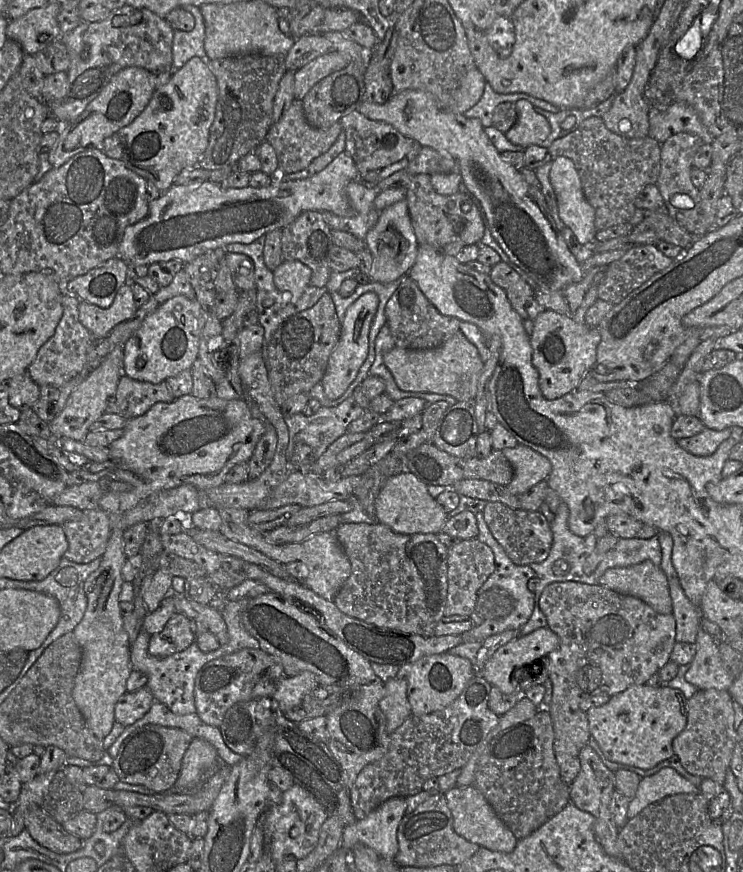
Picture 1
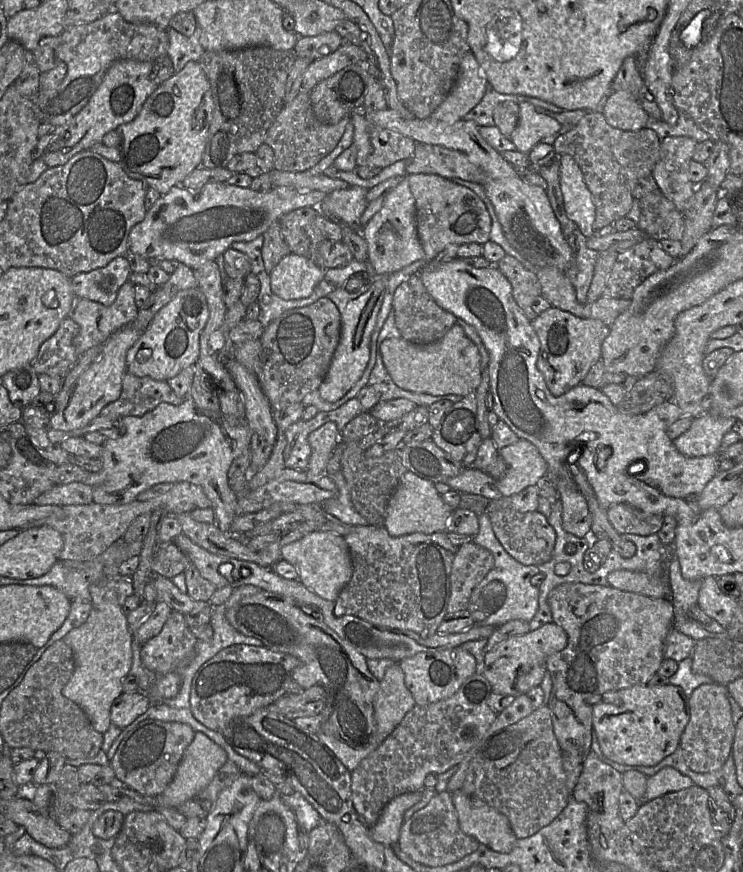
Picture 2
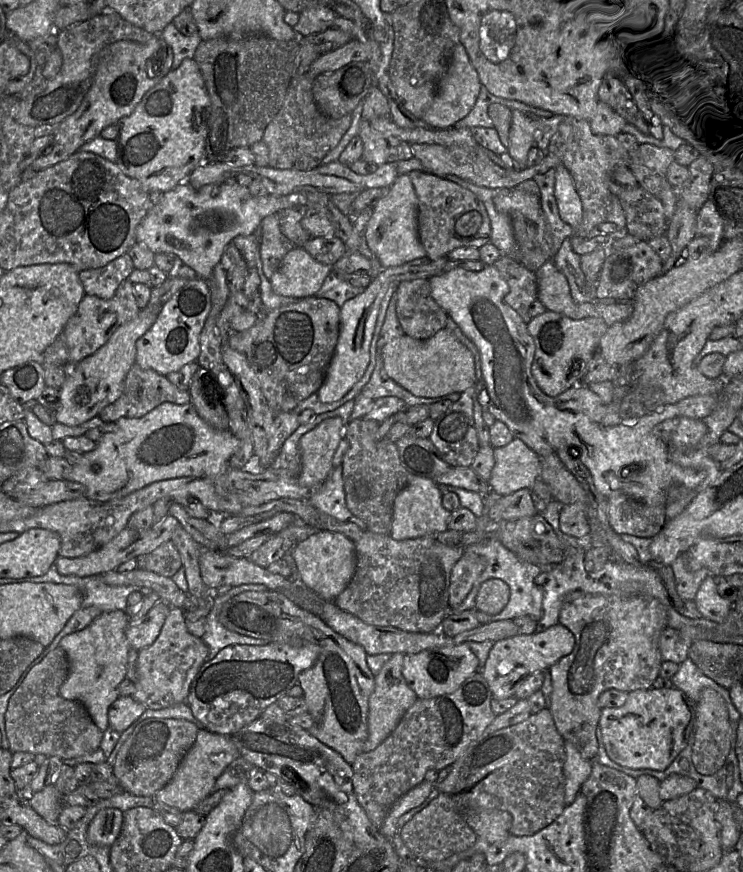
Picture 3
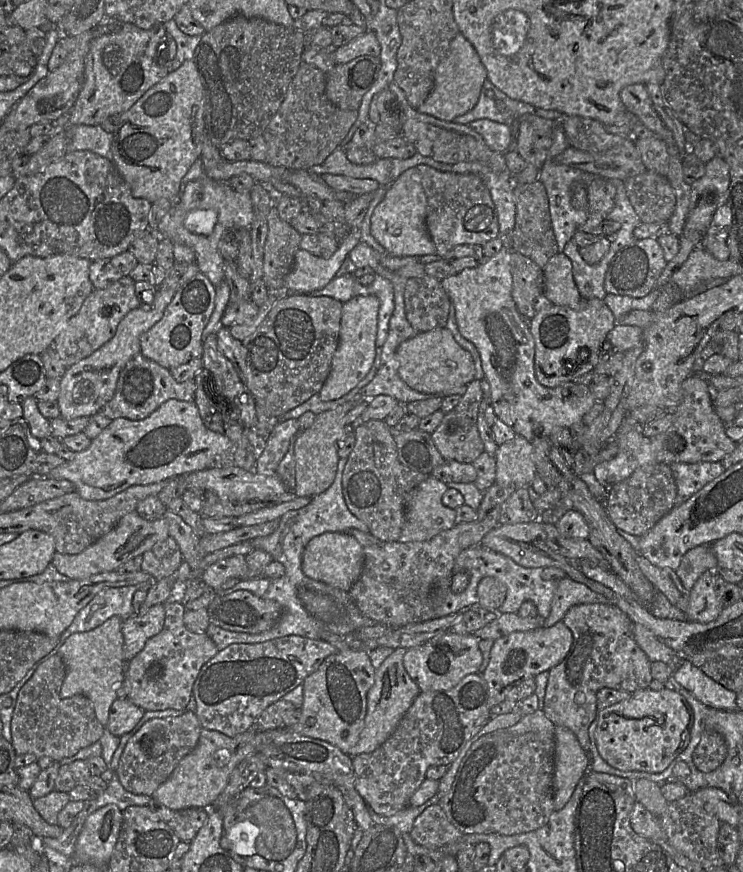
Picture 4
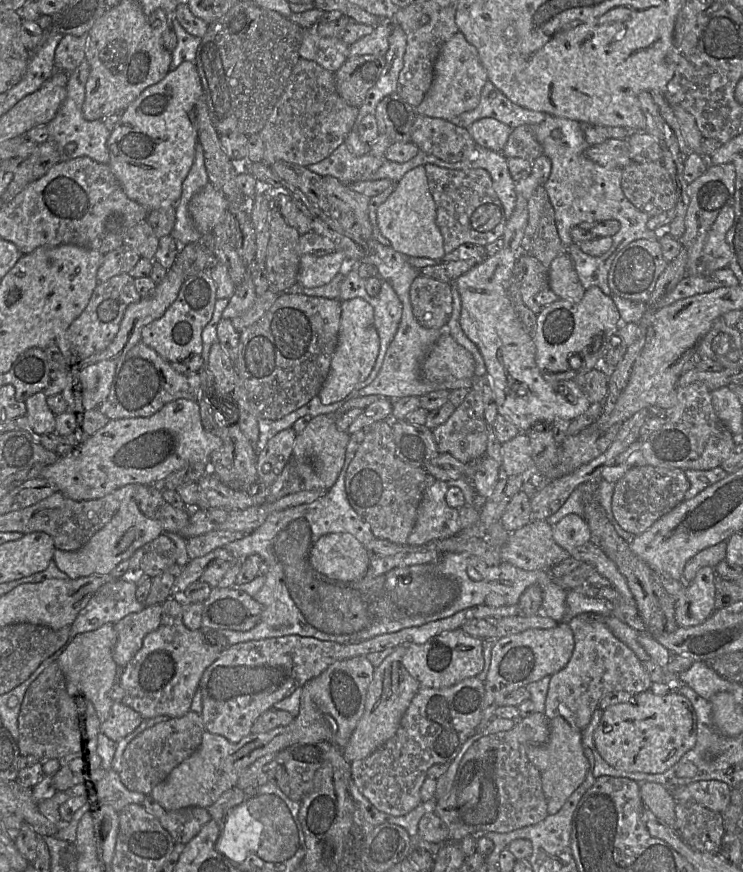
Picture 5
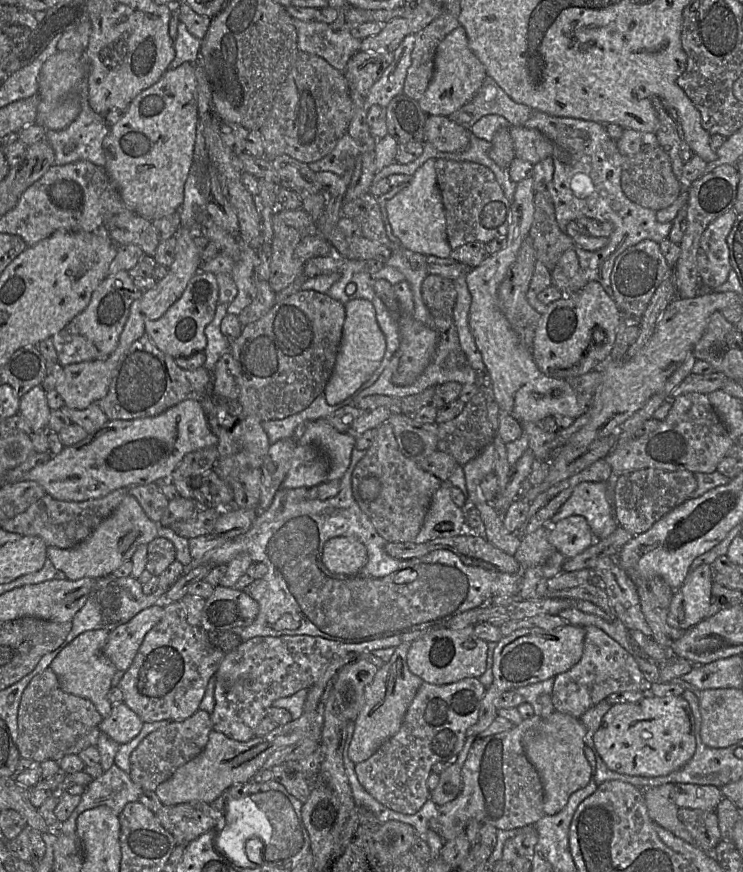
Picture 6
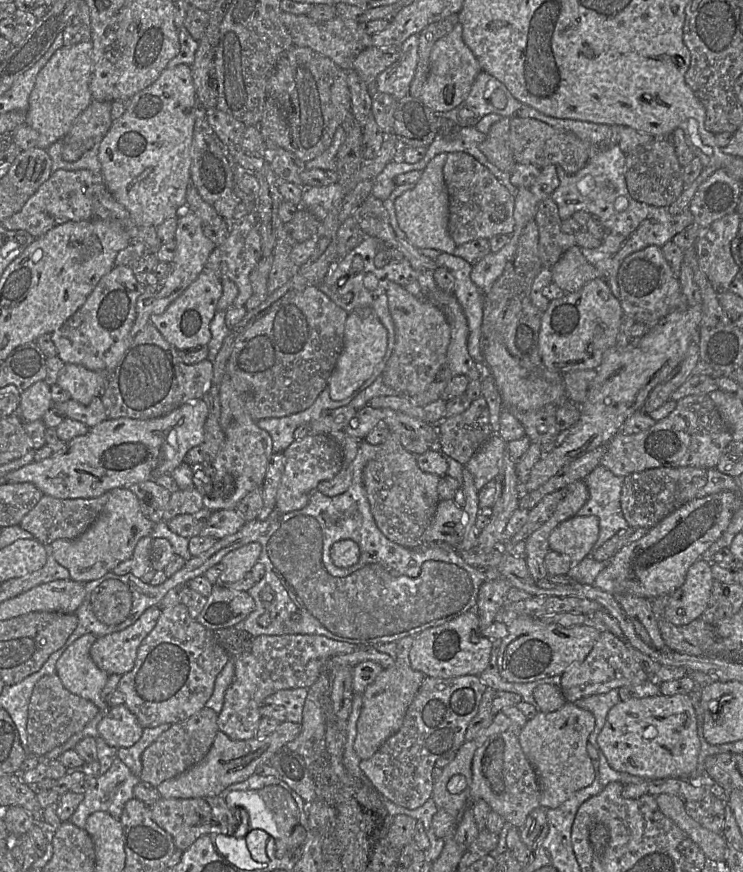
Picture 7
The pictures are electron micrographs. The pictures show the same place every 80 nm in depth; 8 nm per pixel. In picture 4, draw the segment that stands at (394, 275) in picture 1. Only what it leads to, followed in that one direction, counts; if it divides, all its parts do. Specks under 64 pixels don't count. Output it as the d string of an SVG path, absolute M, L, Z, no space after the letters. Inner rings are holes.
M416 167L404 171L386 190L371 216L371 235L392 256L435 255L436 248L426 227L427 199Z

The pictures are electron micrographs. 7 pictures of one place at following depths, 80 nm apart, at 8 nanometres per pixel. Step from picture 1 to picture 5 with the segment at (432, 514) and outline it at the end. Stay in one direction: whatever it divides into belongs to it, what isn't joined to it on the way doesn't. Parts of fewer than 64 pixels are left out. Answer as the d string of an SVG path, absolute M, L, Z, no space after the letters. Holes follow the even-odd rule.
M436 480L425 490L415 526L406 542L408 545L422 546L461 531L458 509L448 506L445 500L448 489L447 482Z

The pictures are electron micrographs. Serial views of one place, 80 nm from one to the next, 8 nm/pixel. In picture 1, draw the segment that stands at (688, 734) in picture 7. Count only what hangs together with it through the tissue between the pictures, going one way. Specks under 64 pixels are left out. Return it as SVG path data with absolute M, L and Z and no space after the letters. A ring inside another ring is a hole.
M634 684L586 714L589 732L608 760L648 770L673 756L673 740L687 724L687 699L682 691L669 686Z

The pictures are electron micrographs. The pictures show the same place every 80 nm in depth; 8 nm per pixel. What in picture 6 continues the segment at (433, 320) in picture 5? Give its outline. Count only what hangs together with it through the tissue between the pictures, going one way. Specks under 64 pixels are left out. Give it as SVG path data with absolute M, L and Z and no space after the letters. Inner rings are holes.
M427 275L421 286L422 298L431 314L453 316L457 292L453 280Z

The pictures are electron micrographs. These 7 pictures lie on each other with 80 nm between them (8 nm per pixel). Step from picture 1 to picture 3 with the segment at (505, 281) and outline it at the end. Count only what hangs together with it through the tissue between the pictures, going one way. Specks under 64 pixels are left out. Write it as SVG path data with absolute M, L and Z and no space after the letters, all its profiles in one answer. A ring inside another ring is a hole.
M503 254L495 265L509 284L509 292L504 298L505 302L528 324L534 318L530 307L533 301L540 297L540 280L537 269L529 268L518 259Z

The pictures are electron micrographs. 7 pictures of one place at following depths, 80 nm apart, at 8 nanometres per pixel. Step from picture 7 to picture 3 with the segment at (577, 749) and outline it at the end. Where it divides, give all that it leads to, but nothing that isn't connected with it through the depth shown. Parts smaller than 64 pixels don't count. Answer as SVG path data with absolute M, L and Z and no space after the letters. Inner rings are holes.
M564 742L564 750L564 802L567 806L575 800L578 792L580 791L581 785L590 775L592 764L589 760L582 757L580 752L571 742Z

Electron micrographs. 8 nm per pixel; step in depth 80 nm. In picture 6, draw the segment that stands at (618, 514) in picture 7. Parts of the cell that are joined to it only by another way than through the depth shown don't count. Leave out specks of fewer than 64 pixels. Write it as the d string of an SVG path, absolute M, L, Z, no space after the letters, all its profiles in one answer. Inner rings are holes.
M615 477L602 482L579 483L570 498L551 518L550 526L572 515L583 516L596 540L610 536L619 524L614 514Z

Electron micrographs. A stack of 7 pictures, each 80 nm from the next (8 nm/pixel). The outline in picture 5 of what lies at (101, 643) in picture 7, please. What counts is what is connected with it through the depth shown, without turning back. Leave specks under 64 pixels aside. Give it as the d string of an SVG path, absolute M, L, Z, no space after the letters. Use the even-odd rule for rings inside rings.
M155 604L114 624L117 641L112 656L120 668L124 668L140 650L144 637L159 627L161 617L162 604Z

